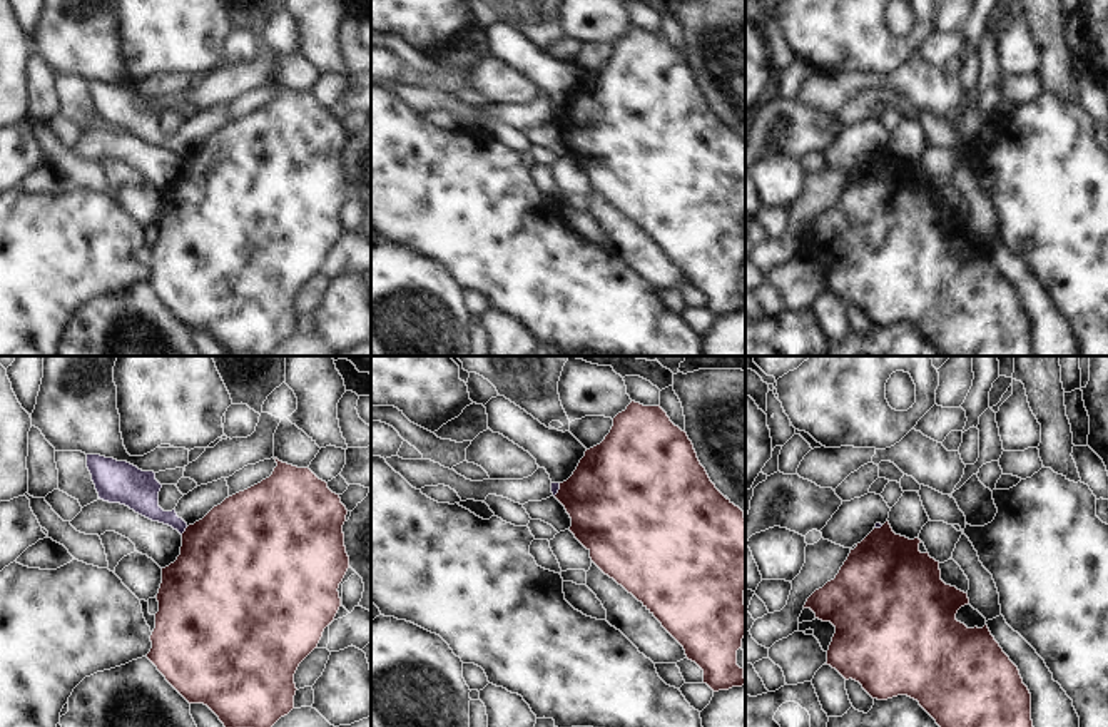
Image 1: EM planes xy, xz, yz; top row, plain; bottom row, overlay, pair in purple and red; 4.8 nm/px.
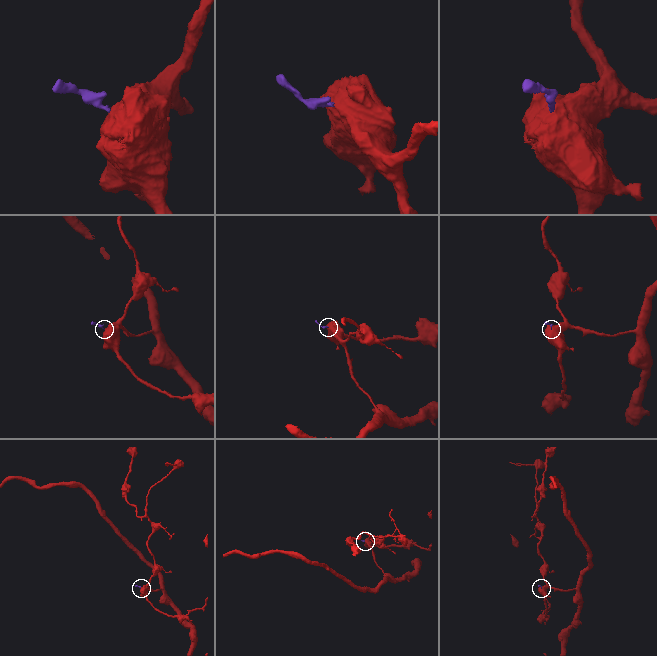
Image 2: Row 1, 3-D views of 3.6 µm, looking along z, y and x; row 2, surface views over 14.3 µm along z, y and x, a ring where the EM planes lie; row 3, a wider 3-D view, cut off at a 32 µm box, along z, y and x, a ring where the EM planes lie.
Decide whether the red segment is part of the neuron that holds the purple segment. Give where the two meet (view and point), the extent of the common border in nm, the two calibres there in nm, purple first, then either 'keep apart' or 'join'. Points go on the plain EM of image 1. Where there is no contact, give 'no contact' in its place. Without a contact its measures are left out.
xy (184, 156) | 50 nm | 140/460 nm | keep apart

